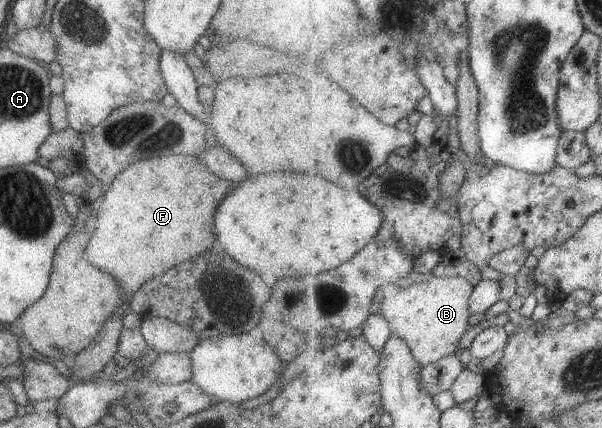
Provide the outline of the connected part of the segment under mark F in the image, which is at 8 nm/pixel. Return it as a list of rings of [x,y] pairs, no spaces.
[[[170,155],[151,160],[139,160],[129,164],[120,171],[115,179],[106,188],[102,195],[103,202],[97,212],[97,226],[87,242],[84,251],[84,260],[99,271],[111,276],[118,285],[122,295],[122,303],[101,324],[99,333],[91,344],[75,356],[74,364],[65,371],[66,375],[74,375],[78,379],[89,380],[91,375],[100,374],[105,364],[117,353],[117,342],[124,328],[122,319],[129,311],[132,295],[151,278],[164,274],[169,268],[178,266],[184,261],[190,260],[195,254],[201,254],[211,248],[213,238],[213,212],[217,208],[217,202],[231,192],[231,186],[227,186],[227,180],[221,180],[217,176],[207,172],[197,157],[192,155]]]

